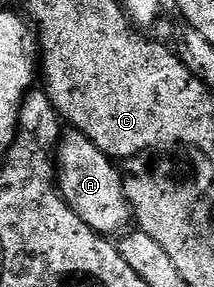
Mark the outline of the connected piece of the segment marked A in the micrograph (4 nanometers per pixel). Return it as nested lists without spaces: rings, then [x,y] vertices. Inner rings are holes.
[[[70,130],[58,142],[56,153],[58,191],[66,199],[67,206],[93,232],[107,238],[114,238],[125,233],[132,224],[132,213],[126,197],[124,176],[114,167],[116,167],[115,161],[111,157],[105,156],[84,134]]]

